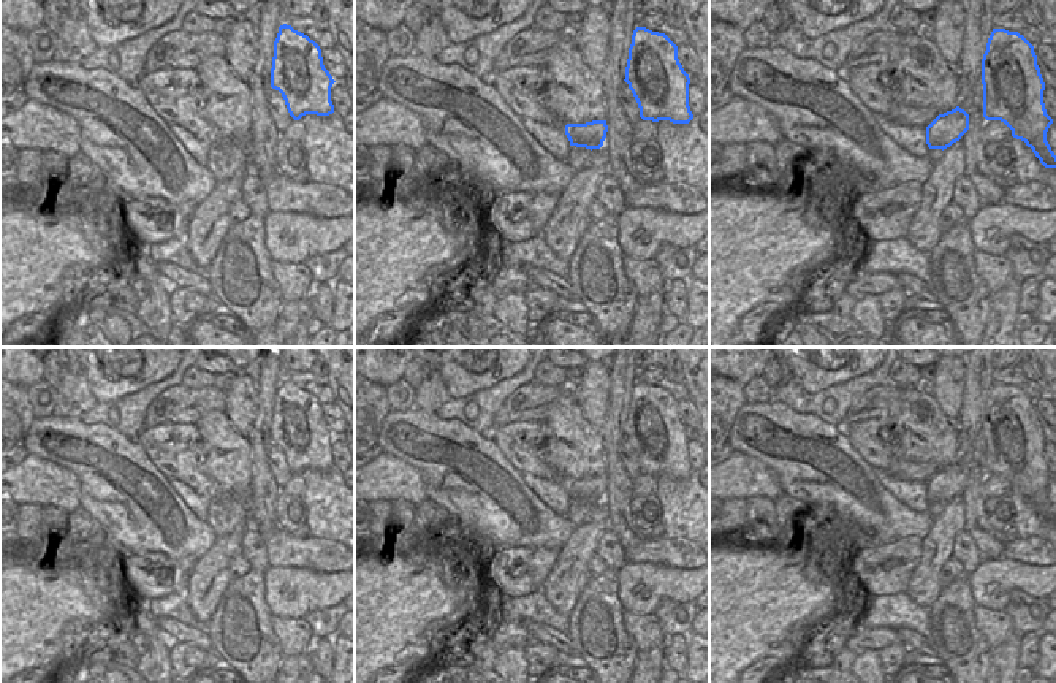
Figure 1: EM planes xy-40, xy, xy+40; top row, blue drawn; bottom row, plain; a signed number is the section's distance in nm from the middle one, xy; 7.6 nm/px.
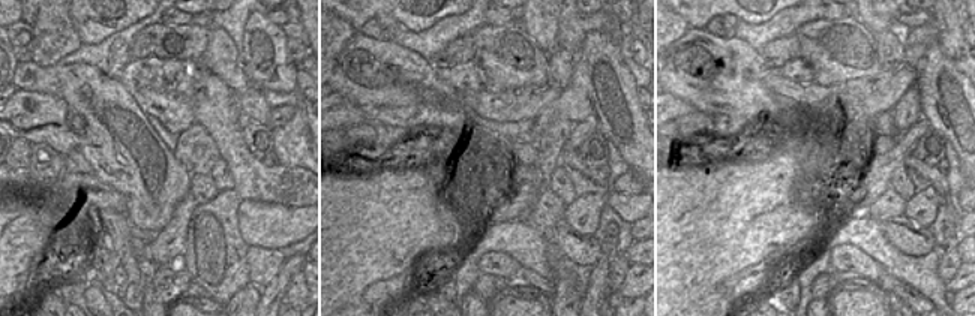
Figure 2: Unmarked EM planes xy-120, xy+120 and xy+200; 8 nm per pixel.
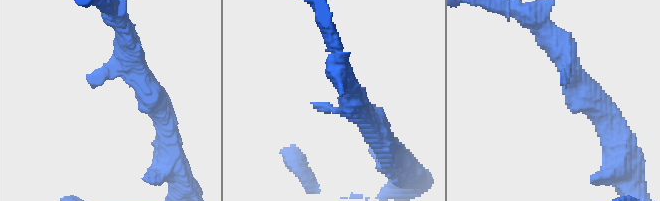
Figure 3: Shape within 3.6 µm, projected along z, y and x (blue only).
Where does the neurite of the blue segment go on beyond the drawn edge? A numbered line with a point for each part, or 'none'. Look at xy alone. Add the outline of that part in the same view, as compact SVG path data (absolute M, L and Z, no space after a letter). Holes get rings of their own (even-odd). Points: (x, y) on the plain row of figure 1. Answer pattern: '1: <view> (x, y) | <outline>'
none

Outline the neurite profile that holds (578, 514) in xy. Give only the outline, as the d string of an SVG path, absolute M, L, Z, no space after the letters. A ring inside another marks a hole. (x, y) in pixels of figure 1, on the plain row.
M570 501L565 517L578 528L591 521L591 504Z

